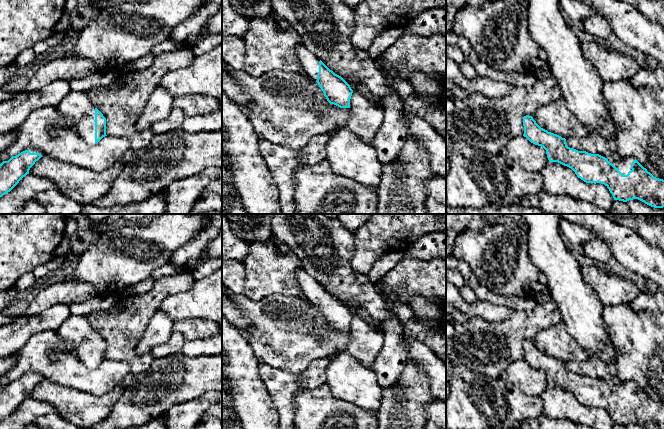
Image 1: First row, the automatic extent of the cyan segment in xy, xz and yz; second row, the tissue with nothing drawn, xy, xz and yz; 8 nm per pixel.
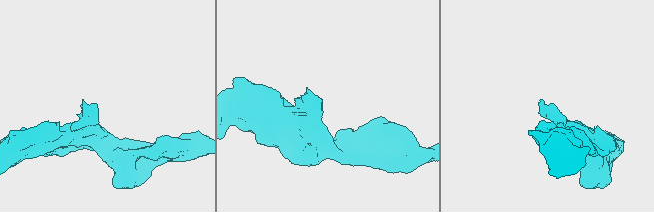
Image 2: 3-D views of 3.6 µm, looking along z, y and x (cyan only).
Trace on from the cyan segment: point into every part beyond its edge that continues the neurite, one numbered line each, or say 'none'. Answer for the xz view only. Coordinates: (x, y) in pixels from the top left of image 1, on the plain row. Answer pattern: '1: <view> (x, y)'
1: xz (310, 287)

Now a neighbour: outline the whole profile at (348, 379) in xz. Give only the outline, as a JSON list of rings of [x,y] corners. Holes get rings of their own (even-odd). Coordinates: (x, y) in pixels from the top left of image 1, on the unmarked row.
[[[346,351],[332,357],[326,371],[326,384],[339,400],[374,413],[380,409],[382,387],[375,372]]]

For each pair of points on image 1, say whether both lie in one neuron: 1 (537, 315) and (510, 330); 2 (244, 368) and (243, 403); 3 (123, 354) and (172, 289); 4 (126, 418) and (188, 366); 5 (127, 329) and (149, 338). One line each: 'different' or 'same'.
1: same
2: same
3: same
4: same
5: different

